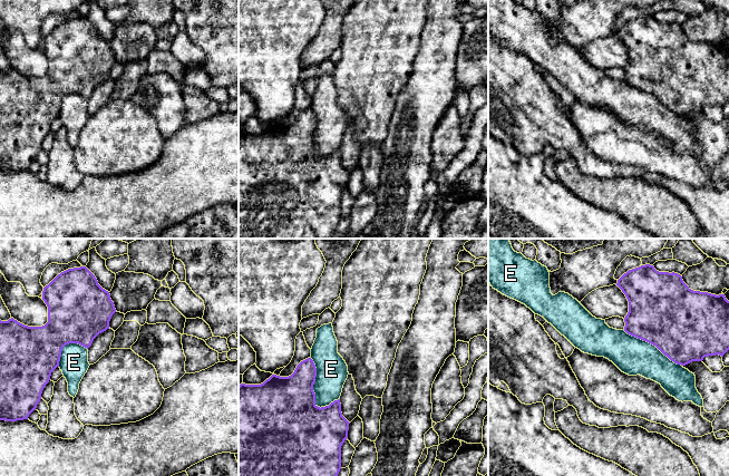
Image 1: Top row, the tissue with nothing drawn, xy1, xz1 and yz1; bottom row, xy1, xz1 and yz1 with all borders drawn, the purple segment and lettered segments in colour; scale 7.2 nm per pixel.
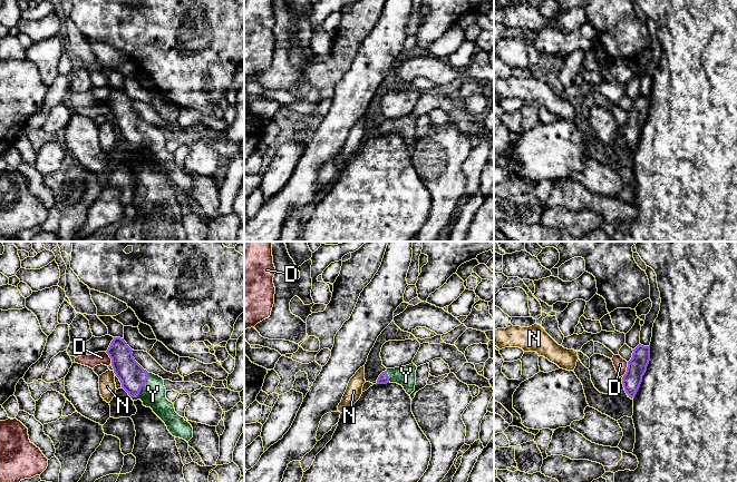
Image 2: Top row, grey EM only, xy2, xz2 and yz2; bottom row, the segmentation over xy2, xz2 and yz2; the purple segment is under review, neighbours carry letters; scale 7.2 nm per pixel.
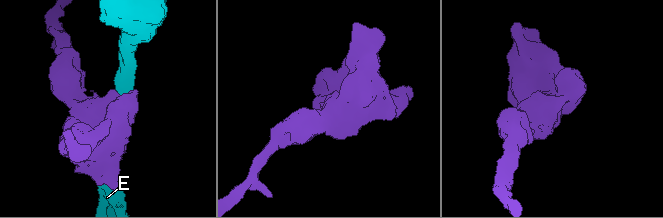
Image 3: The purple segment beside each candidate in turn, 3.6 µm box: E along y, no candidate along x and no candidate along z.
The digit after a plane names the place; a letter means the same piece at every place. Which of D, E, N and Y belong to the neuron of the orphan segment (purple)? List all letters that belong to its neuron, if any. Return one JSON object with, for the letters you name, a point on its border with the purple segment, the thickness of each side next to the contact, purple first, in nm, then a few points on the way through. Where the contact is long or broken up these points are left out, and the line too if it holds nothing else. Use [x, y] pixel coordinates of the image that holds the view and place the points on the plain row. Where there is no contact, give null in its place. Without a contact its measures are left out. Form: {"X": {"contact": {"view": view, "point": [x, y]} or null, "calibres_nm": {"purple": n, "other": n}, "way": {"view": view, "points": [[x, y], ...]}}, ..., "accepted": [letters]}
{"Y": {"contact": {"view": "xy2", "point": [141, 137]}, "calibres_nm": {"purple": 190, "other": 190}, "way": {"view": "xy2", "points": [[132, 126], [141, 137], [153, 145]]}}, "accepted": ["Y"]}

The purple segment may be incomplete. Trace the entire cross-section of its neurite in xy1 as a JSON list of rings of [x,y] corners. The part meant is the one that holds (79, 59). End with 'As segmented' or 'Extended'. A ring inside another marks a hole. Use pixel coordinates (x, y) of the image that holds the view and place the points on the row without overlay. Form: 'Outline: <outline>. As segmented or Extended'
Outline: [[[86,17],[68,19],[58,25],[43,38],[42,50],[48,57],[48,72],[42,77],[28,77],[13,68],[0,70],[0,171],[28,169],[40,152],[51,123],[59,117],[62,98],[69,94],[78,94],[88,99],[99,84],[109,79],[109,71],[116,62],[109,42],[98,35]]]. As segmented

